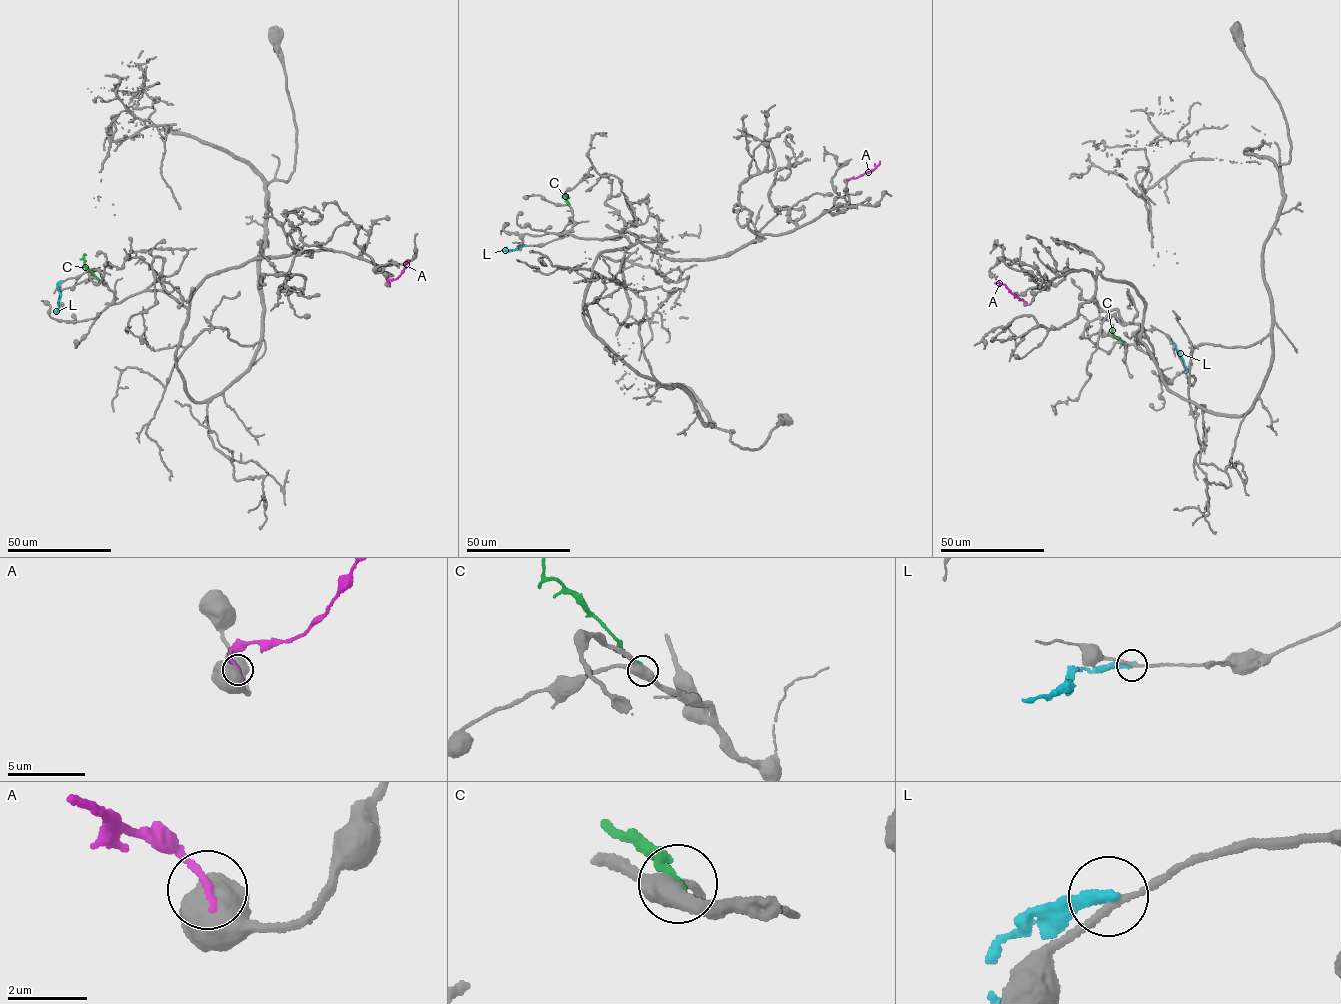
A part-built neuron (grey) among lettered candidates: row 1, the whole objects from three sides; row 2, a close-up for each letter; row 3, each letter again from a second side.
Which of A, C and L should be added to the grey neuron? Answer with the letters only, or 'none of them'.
none of them

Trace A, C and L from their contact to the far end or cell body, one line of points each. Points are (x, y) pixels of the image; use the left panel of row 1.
A: (388, 283), (400, 276), (408, 261)
C: (97, 278), (84, 265), (85, 254)
L: (63, 280), (57, 284), (60, 297), (56, 312)

